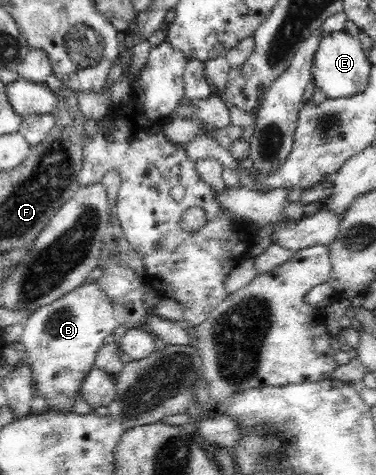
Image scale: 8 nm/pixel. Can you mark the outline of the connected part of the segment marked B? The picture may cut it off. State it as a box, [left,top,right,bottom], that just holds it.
[18,279,118,413]

